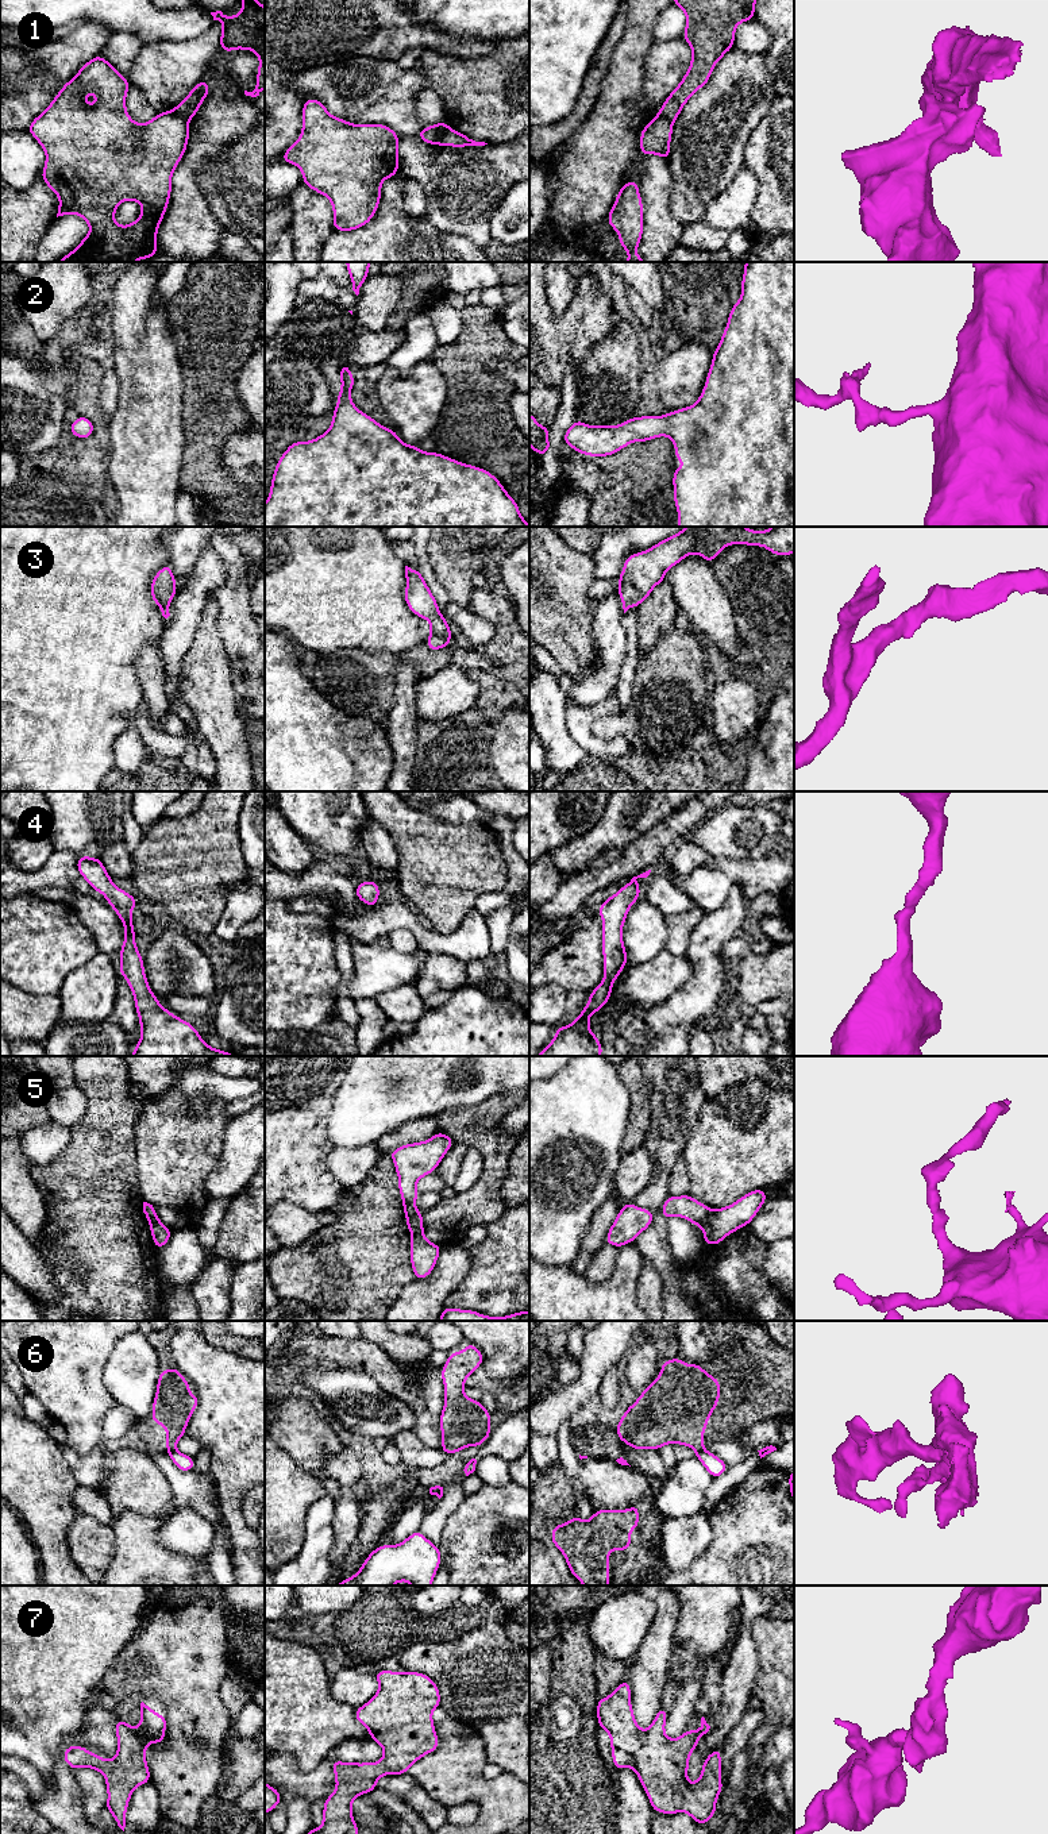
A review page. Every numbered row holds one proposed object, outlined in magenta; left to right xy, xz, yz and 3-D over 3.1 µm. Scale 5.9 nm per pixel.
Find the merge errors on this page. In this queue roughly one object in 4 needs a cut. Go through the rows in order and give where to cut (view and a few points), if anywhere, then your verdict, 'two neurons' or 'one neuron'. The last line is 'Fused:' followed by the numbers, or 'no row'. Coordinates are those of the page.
1: cut in xy along (170, 111), (188, 122); two neurons
2: no cut; one neuron
3: no cut; one neuron
4: no cut; one neuron
5: cut in yz along (712, 1212), (702, 1228); two neurons
6: cut in yz along (704, 1449), (696, 1452); two neurons
7: no cut; one neuron
Fused: 1, 5, 6

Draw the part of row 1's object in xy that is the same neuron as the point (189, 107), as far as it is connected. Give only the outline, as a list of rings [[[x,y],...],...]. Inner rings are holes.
[[[201,80],[197,82],[181,104],[176,105],[172,112],[180,115],[185,120],[190,120],[197,112],[204,99],[209,95],[209,85]]]

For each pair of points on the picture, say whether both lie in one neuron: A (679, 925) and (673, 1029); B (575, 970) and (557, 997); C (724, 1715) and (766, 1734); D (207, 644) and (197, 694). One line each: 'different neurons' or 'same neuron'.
A: different neurons
B: different neurons
C: different neurons
D: same neuron

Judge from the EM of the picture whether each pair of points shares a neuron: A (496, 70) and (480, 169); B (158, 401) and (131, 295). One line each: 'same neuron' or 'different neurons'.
A: different neurons
B: same neuron

